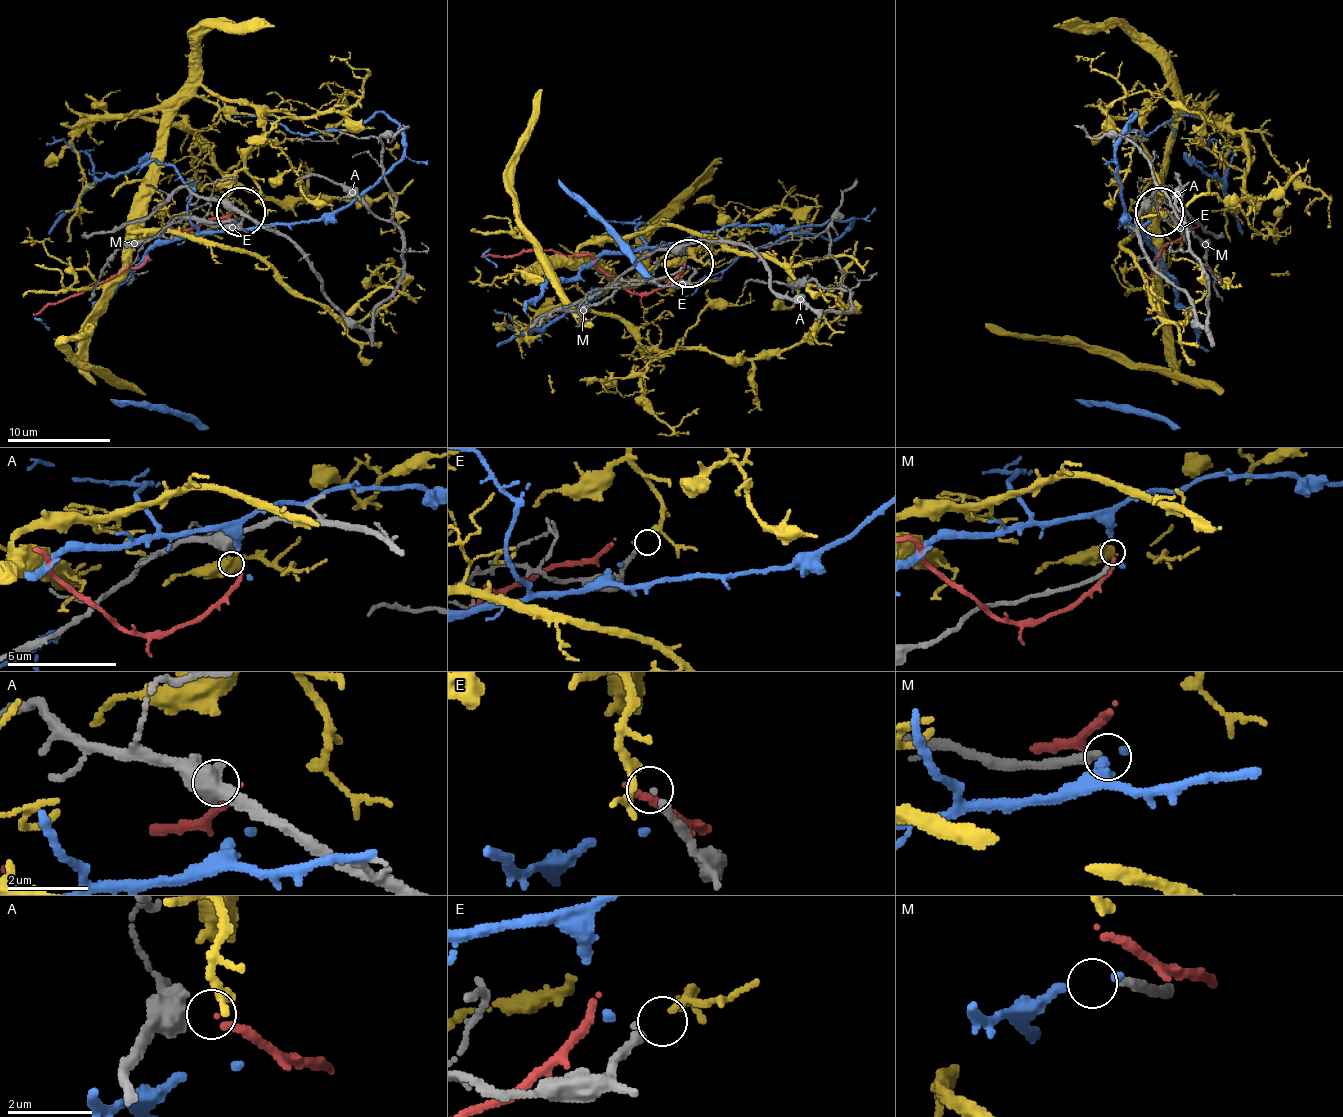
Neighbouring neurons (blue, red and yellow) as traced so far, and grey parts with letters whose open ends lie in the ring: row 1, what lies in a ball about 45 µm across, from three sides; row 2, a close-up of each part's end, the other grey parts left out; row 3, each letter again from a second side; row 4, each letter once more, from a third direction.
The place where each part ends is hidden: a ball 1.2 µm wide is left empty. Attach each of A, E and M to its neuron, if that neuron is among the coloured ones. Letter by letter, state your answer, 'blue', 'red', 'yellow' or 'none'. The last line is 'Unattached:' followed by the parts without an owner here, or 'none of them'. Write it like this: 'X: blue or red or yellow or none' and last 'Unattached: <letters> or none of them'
A: red
E: yellow
M: none
Unattached: M

